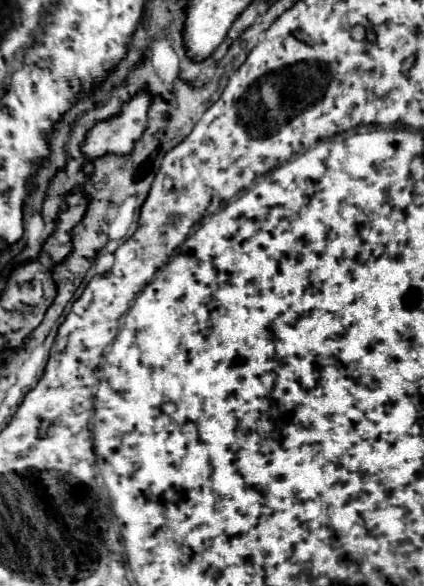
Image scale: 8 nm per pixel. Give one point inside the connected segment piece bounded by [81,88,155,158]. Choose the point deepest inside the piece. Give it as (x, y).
(117, 135)

